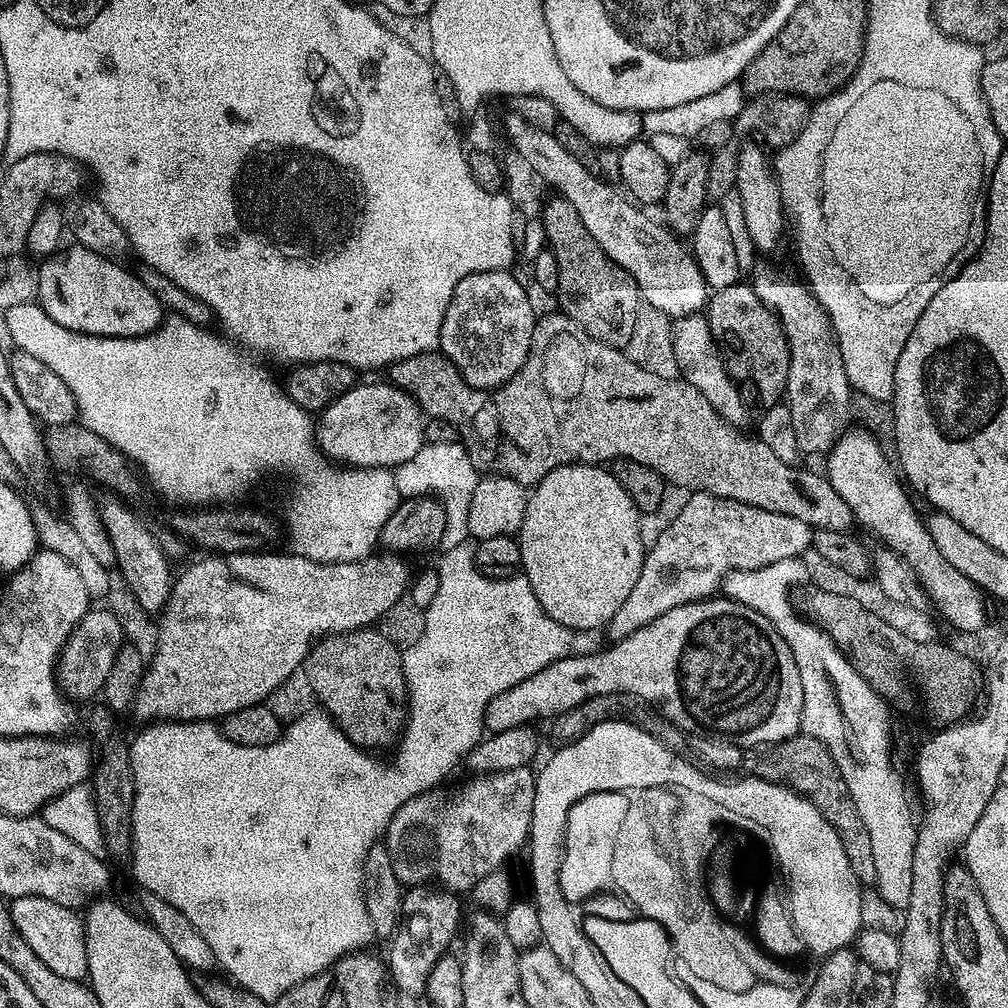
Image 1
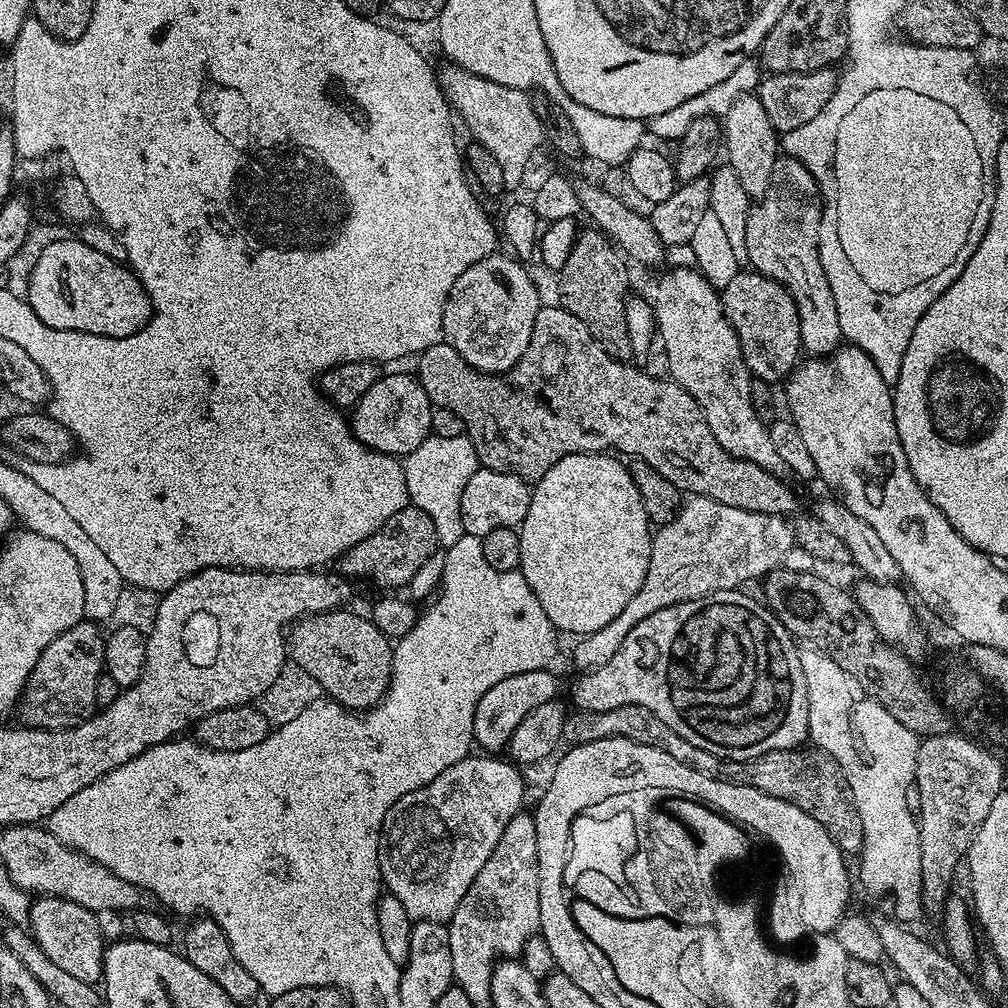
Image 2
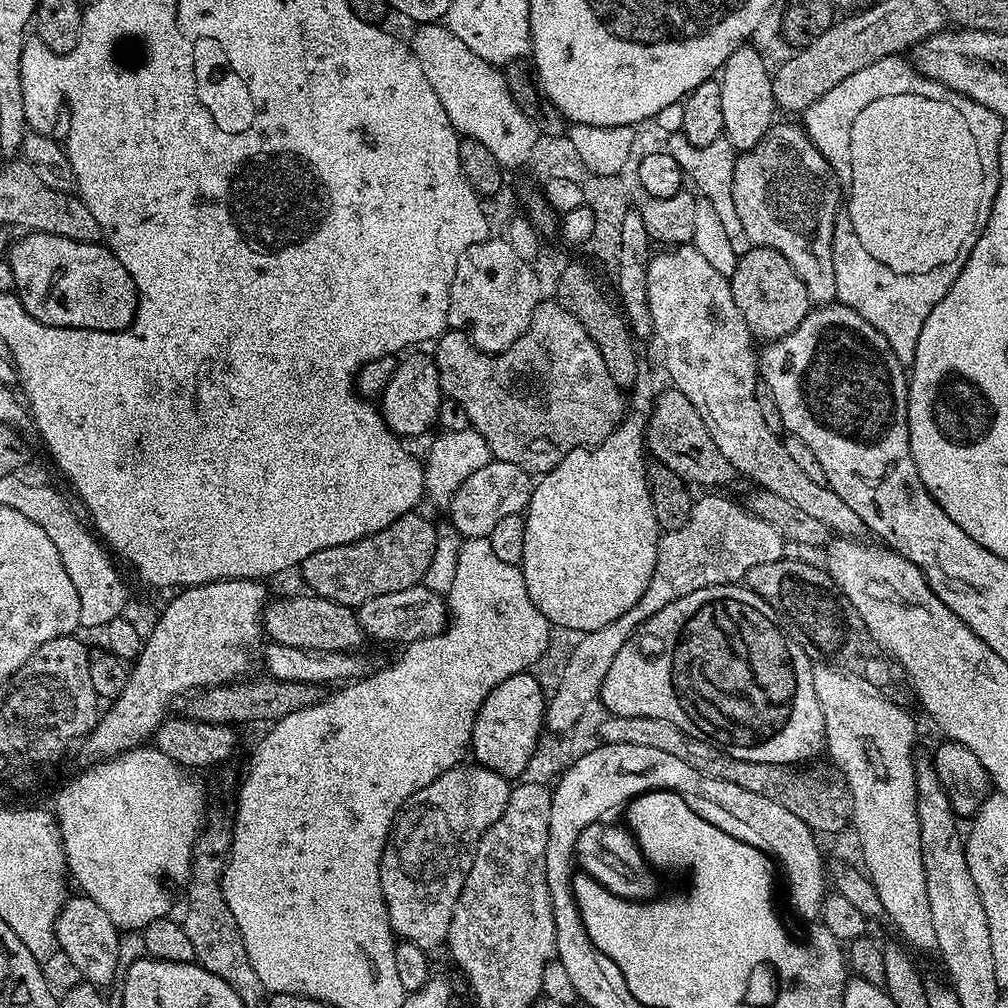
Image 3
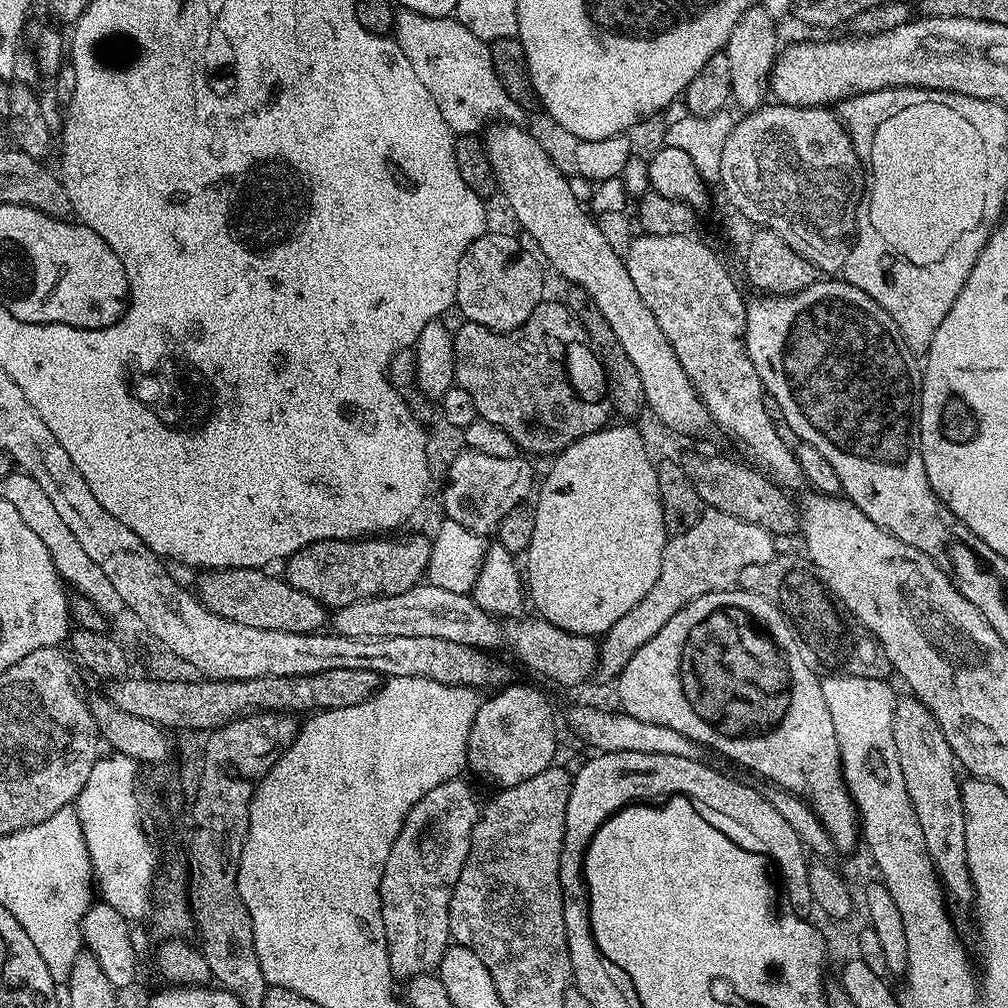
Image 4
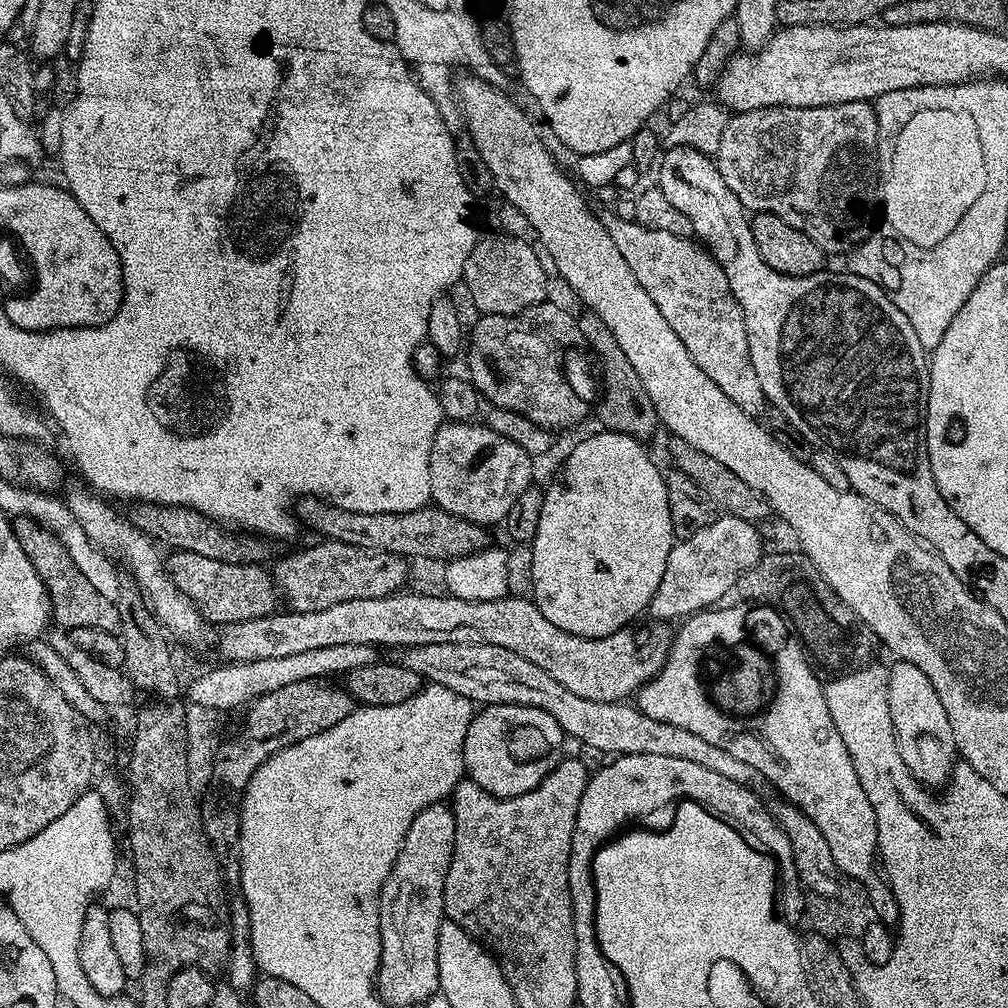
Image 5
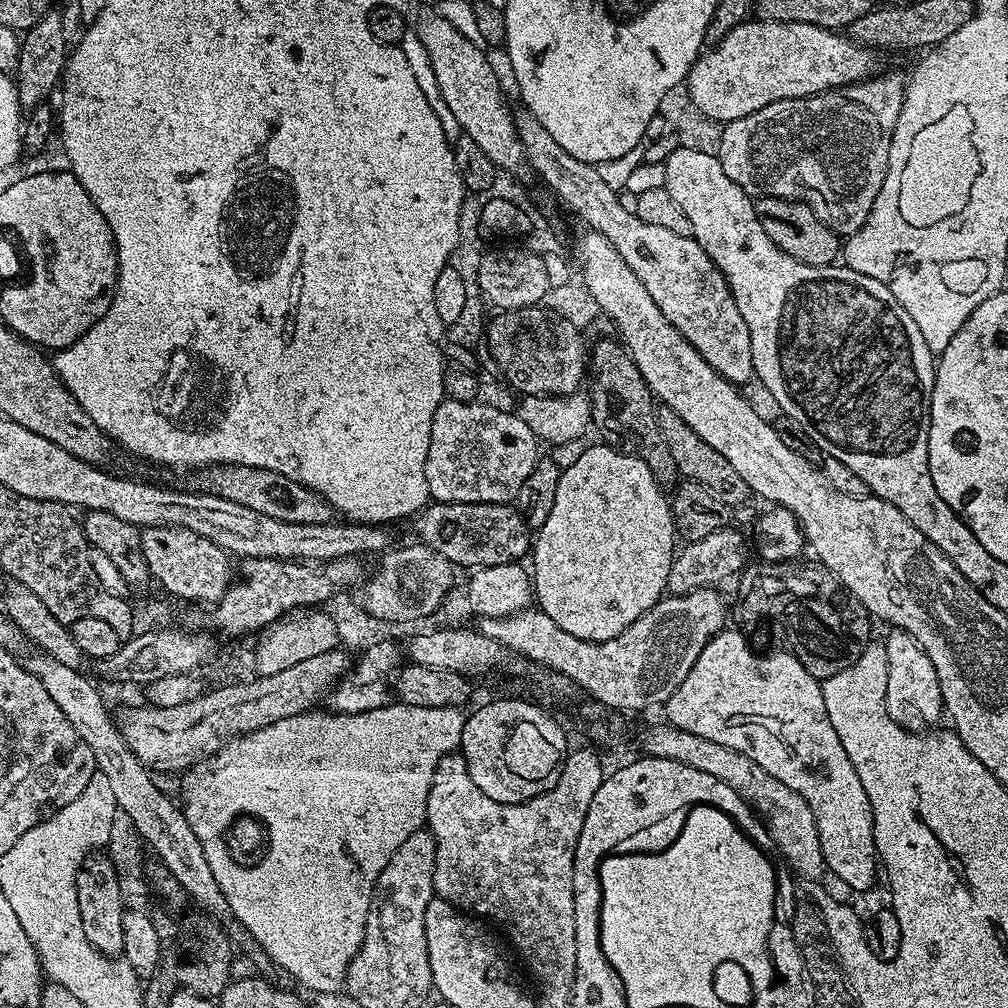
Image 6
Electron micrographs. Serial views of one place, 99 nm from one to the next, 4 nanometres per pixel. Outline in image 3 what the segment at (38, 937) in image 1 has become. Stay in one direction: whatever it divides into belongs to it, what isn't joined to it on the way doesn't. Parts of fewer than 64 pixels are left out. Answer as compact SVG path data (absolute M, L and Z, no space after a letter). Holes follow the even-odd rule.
M76 894L64 901L56 919L56 944L64 951L65 958L84 975L81 977L87 983L105 986L115 978L116 971L118 976L121 971L120 937L121 933L109 915L90 897Z

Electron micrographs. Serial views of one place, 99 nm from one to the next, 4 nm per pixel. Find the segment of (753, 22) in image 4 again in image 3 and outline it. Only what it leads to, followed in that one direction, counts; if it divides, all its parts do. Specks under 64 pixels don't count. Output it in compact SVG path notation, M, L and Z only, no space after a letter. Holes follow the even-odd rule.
M745 46L734 50L725 62L718 79L722 90L722 122L724 136L736 150L753 148L768 133L774 123L772 115L778 112L778 105L772 89L773 73L768 72L765 57L757 48Z

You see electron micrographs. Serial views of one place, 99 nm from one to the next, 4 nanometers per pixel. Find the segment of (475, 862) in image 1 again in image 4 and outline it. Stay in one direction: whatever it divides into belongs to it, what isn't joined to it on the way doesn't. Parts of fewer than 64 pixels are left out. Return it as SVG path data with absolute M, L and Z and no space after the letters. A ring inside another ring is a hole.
M457 778L442 782L442 786L434 786L434 790L430 790L426 798L418 798L414 810L410 810L390 850L390 858L386 858L386 870L380 883L382 922L386 930L393 977L411 978L423 972L432 972L444 957L444 951L449 948L448 911L452 888L458 882L458 874L462 874L472 841L472 828L478 822L481 807L481 801L476 801L471 786L464 778Z

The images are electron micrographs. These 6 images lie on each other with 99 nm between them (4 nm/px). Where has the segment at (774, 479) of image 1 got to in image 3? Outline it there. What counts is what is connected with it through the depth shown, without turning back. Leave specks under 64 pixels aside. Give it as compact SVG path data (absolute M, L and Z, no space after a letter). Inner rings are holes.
M541 299L530 318L530 326L526 326L522 338L518 338L518 342L514 342L509 348L501 352L479 352L473 346L468 333L459 330L441 332L434 347L436 347L434 359L438 370L438 382L441 383L443 395L447 399L458 402L462 406L462 410L466 410L469 425L475 432L482 434L482 438L486 438L486 446L490 446L495 459L510 462L526 473L543 474L549 472L551 468L558 466L558 462L562 462L562 458L566 458L566 454L570 454L570 450L590 448L600 444L619 426L620 421L626 415L626 404L624 408L625 393L616 385L614 378L610 378L610 373L606 371L606 362L602 362L602 354L598 354L598 346L594 346L590 334L586 334L586 330L582 326L582 322L578 322L578 318L574 318L574 314L570 314L562 305L557 304L555 299ZM669 387L653 403L646 425L646 448L651 459L658 464L670 466L678 478L682 478L685 484L704 488L700 490L720 490L723 484L728 484L734 479L734 473L730 462L722 458L722 450L714 446L714 438L710 430L706 430L706 422L702 422L702 414L686 398L686 394L679 392L677 388Z

